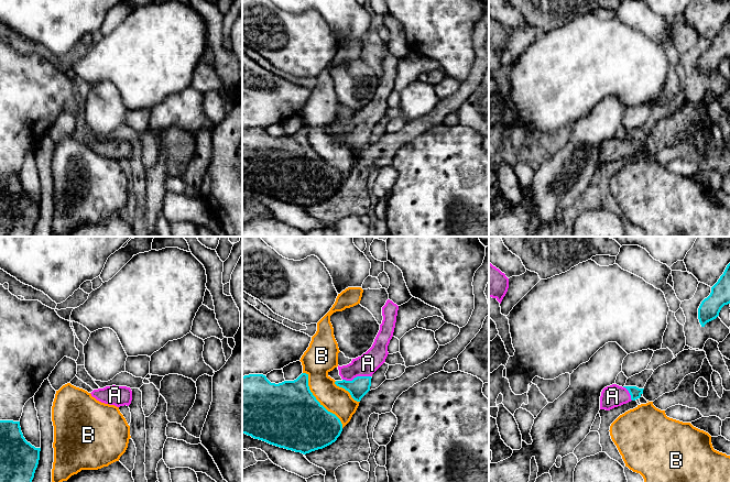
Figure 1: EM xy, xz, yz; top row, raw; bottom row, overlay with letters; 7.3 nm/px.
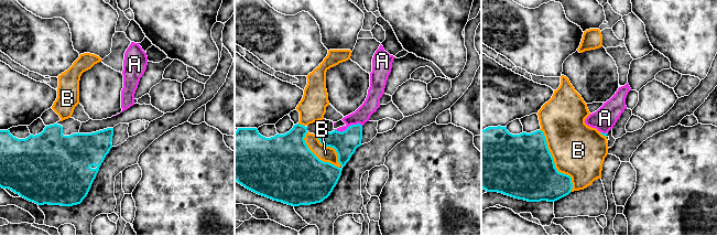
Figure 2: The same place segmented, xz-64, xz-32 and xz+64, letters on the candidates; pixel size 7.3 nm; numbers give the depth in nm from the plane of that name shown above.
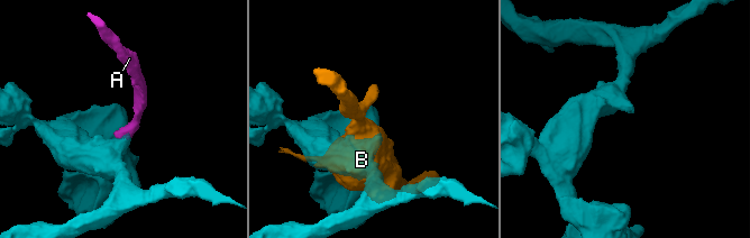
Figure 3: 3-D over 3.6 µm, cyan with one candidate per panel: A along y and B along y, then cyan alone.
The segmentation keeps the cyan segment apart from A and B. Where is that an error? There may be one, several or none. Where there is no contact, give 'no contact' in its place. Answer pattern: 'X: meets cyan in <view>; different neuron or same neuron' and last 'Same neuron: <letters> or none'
A: meets cyan in xz; same neuron
B: meets cyan in xz; different neuron
Same neuron: A

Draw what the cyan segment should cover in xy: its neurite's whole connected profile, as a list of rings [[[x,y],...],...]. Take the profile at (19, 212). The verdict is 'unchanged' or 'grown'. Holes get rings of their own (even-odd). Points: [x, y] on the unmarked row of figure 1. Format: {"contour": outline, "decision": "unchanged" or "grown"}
{"contour": [[[0,174],[0,237],[32,237],[40,205],[25,194],[20,175]]], "decision": "unchanged"}

